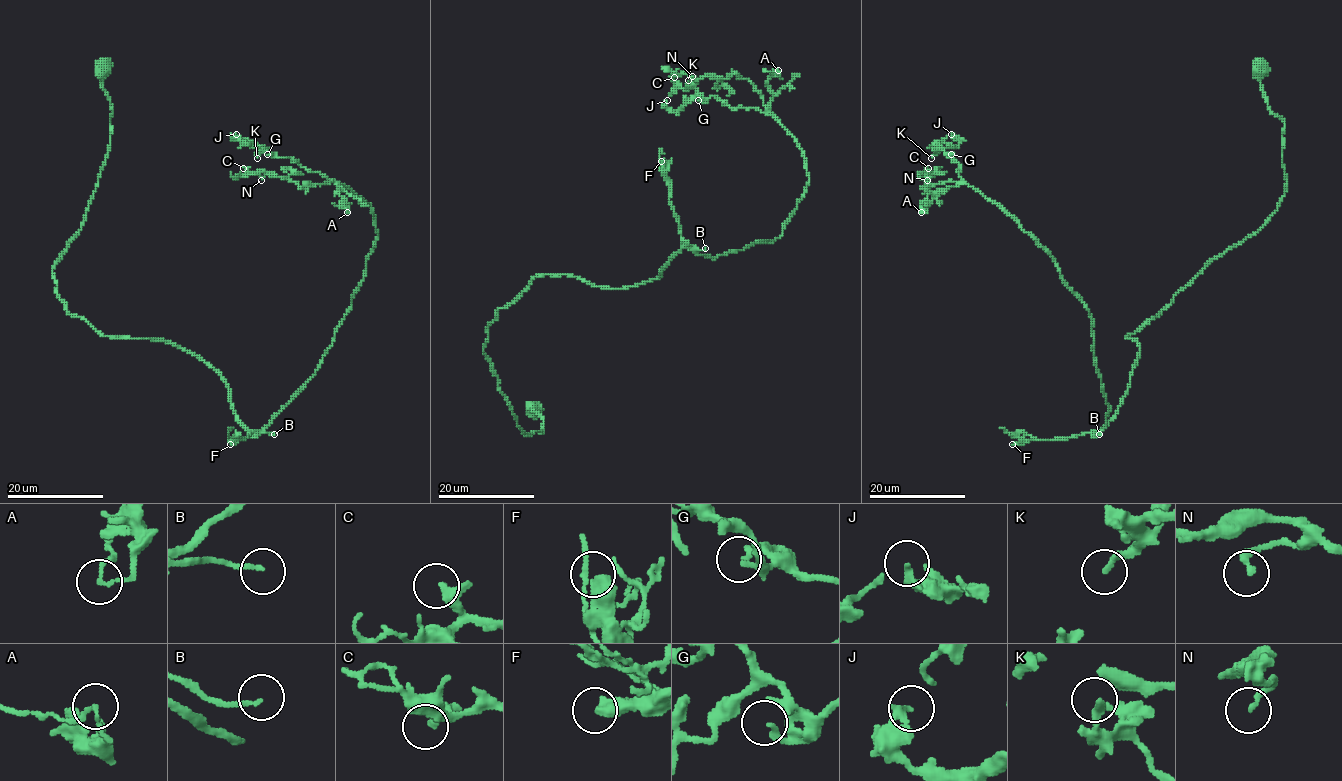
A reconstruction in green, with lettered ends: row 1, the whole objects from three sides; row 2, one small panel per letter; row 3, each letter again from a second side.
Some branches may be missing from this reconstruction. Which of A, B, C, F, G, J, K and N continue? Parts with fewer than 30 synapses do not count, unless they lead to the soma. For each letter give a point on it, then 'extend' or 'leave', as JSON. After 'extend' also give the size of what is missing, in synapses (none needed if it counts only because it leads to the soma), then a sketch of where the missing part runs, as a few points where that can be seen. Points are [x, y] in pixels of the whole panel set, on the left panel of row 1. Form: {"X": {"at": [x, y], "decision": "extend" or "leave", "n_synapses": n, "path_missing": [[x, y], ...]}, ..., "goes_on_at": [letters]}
{"A": {"at": [347, 212], "decision": "leave"}, "B": {"at": [274, 434], "decision": "leave"}, "C": {"at": [243, 168], "decision": "leave"}, "F": {"at": [230, 444], "decision": "extend", "n_synapses": 150, "path_missing": [[230, 444], [232, 436], [235, 437], [226, 445], [200, 448], [191, 446], [183, 439], [179, 444]]}, "G": {"at": [267, 154], "decision": "leave"}, "J": {"at": [236, 134], "decision": "leave"}, "K": {"at": [257, 158], "decision": "leave"}, "N": {"at": [261, 180], "decision": "leave"}, "goes_on_at": ["F"]}

